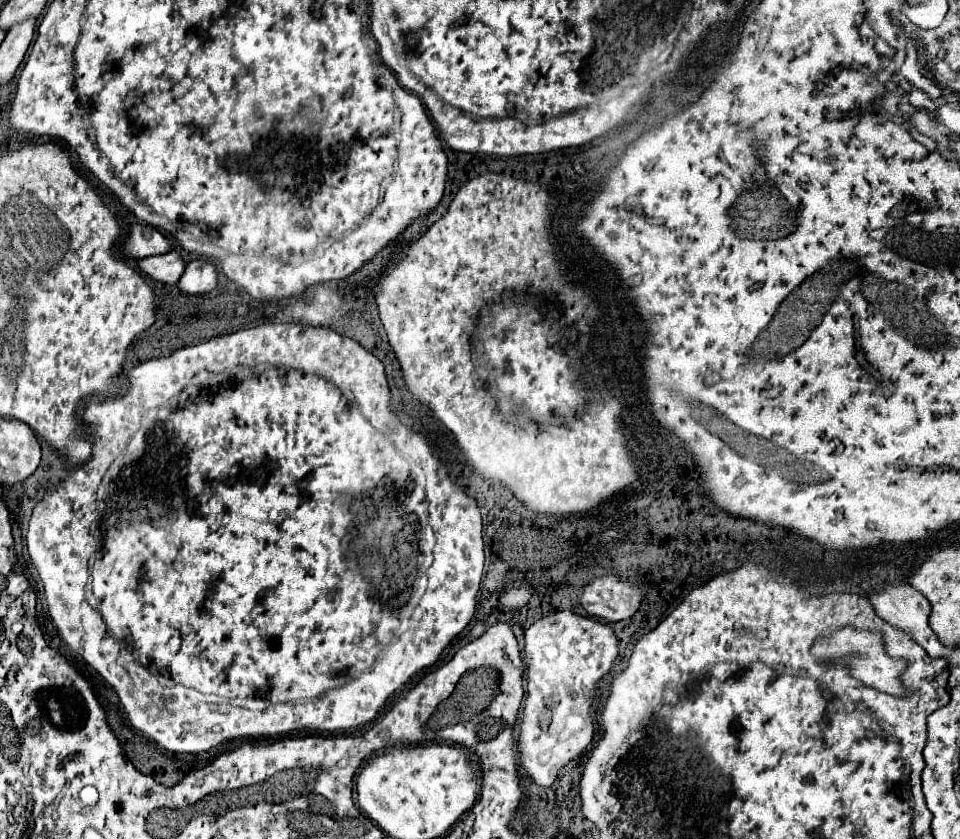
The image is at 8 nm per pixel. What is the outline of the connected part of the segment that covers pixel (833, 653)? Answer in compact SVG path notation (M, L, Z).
M841 628L841 630L833 632L829 638L821 638L819 642L815 642L813 654L823 658L823 660L827 660L827 658L829 660L841 660L841 658L849 656L847 668L851 670L851 676L861 680L865 686L871 686L871 688L881 690L881 692L889 692L893 696L905 694L905 688L899 680L899 674L905 670L907 662L887 656L885 646L883 646L883 636L879 632L865 632L865 630L857 630L857 628Z

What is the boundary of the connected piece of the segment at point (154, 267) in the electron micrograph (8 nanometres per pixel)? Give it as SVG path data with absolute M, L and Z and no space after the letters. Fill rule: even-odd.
M167 252L159 256L149 256L143 260L137 260L137 266L141 272L145 272L149 278L163 282L163 284L175 284L183 270L185 270L185 260L181 258L179 252Z

